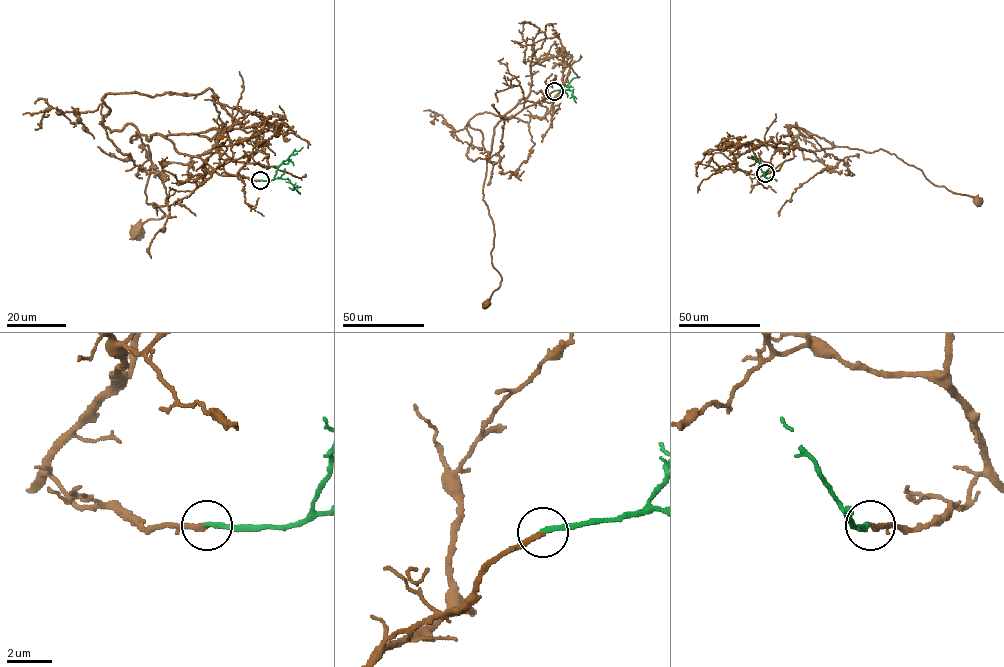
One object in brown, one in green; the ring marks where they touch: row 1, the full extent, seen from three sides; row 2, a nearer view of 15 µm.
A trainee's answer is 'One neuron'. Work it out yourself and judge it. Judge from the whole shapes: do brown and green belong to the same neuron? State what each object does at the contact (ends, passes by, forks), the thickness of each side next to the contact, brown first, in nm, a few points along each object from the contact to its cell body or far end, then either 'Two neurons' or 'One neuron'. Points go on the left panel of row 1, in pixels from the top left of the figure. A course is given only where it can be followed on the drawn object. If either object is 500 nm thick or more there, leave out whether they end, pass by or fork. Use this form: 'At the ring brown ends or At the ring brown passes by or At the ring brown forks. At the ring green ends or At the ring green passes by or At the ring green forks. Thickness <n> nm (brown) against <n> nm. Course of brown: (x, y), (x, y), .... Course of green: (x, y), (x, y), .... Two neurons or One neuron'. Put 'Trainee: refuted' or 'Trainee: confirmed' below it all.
At the ring brown ends. At the ring green ends. Thickness 240 nm (brown) against 240 nm. Course of brown: (260, 180), (219, 175), (137, 131), (131, 142), (138, 136), (150, 154), (146, 202), (164, 213), (137, 234). Course of green: (260, 180), (273, 179), (282, 163), (302, 147). One neuron
Trainee: confirmed

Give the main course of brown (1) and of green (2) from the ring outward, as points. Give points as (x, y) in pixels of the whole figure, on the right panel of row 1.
1: (764, 173), (778, 170), (796, 148), (880, 149), (919, 168), (936, 185), (977, 203)
2: (764, 173), (751, 155)

